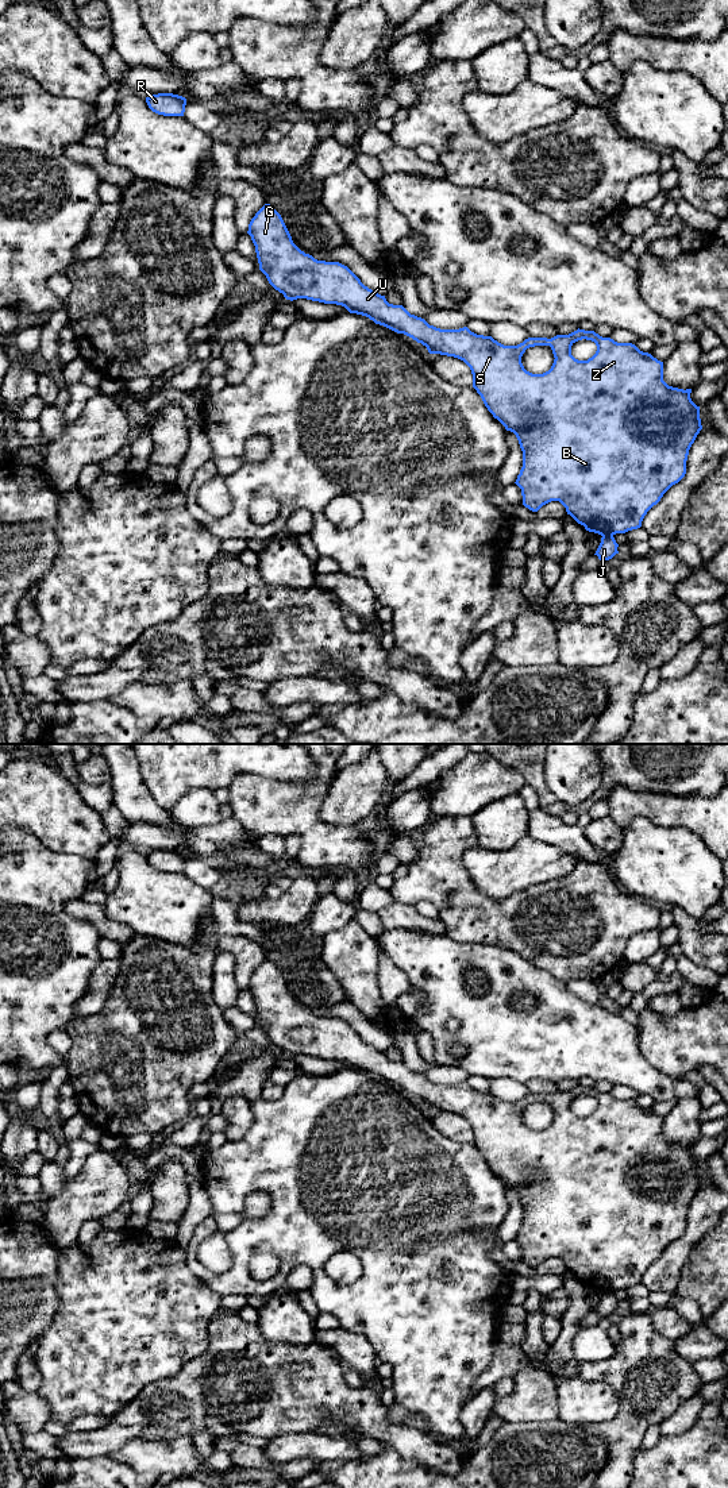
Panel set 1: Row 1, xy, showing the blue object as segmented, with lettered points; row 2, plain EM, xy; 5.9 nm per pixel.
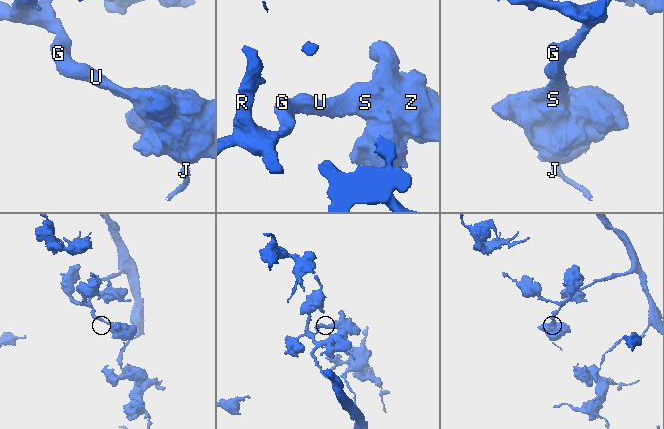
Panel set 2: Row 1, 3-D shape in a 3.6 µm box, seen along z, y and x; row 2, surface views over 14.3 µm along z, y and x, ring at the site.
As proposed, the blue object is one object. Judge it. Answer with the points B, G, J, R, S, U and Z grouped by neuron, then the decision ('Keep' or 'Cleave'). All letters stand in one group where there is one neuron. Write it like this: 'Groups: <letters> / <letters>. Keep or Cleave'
Groups: B G R S U Z / J. Cleave

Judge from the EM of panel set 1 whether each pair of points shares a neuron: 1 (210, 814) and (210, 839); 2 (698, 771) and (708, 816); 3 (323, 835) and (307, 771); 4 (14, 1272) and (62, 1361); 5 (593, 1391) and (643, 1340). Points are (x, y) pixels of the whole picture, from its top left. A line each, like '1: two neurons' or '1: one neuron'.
1: two neurons
2: two neurons
3: two neurons
4: two neurons
5: two neurons

